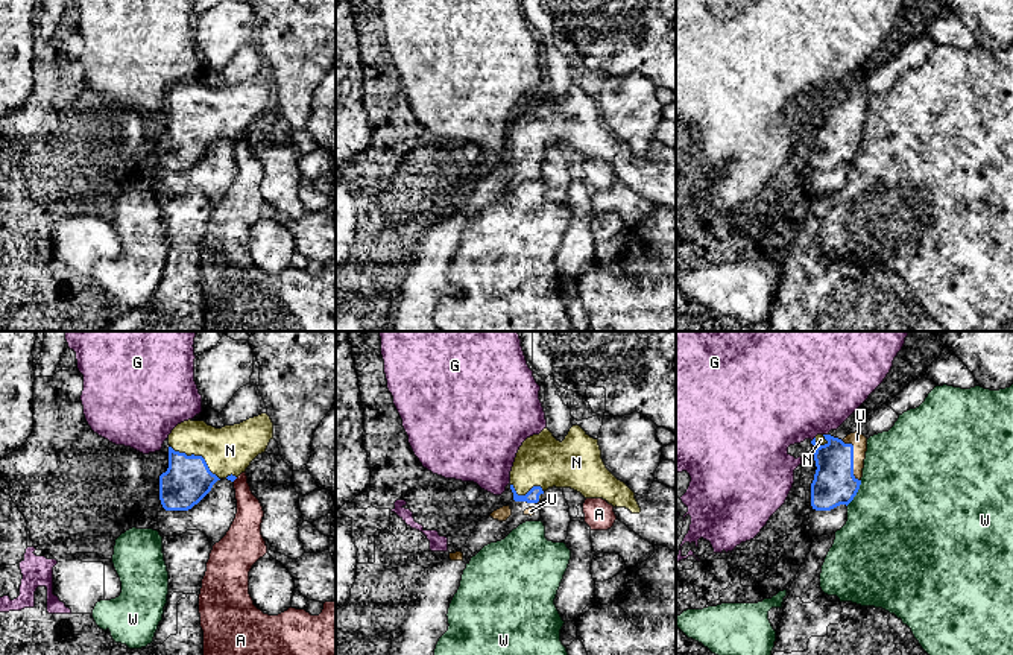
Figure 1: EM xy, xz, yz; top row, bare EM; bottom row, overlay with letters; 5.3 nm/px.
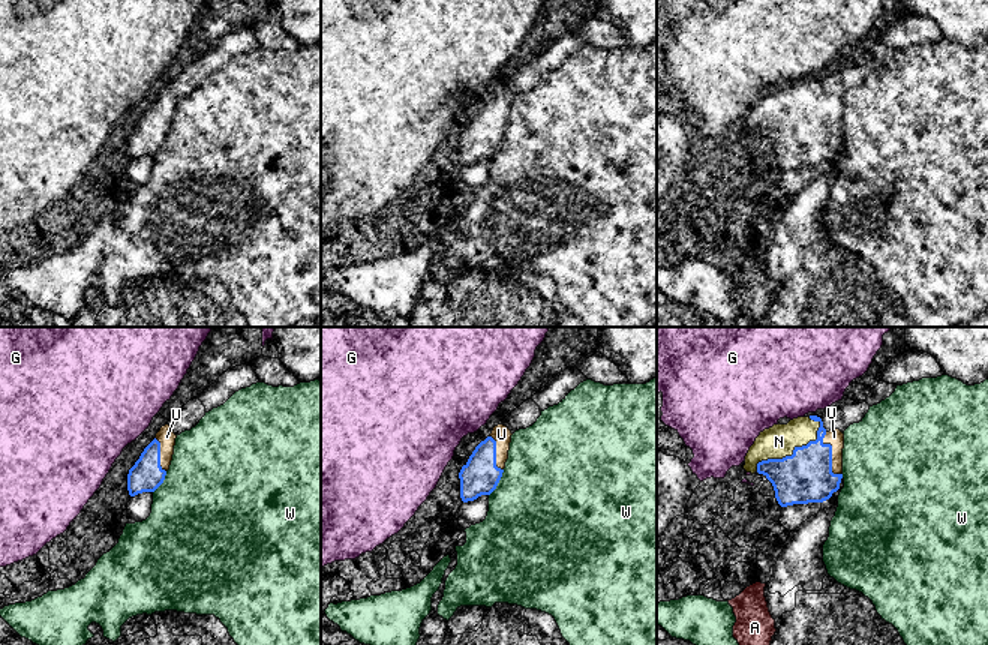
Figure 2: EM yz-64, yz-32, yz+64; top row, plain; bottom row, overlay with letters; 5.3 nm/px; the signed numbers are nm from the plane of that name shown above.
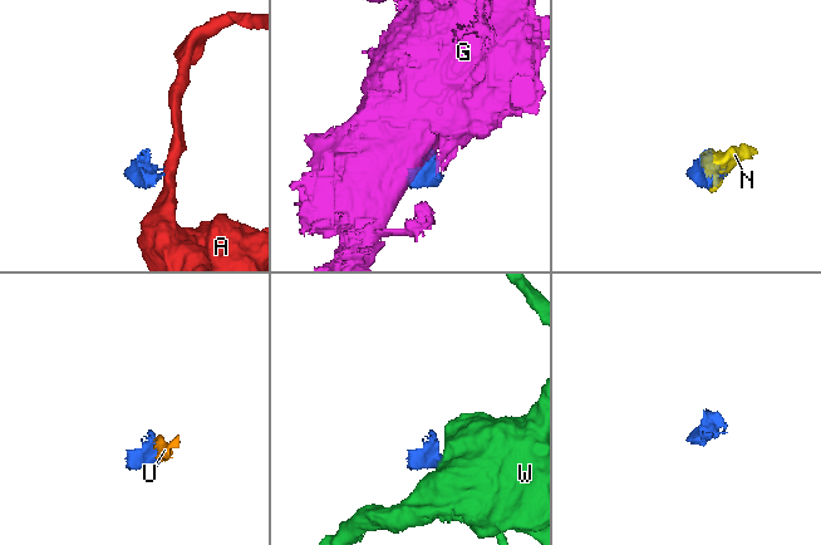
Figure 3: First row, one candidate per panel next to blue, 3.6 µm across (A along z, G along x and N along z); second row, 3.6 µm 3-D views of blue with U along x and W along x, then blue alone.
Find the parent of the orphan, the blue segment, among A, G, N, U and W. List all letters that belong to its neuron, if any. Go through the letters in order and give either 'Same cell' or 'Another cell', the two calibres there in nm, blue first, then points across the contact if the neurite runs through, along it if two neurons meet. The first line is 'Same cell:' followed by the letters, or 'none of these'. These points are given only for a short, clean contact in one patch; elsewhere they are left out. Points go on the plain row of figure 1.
Same cell: N, U
A: Another cell. Thickness 40 nm (blue) against 150 nm. Boundary: xy (237, 137), (233, 140)
G: Another cell. Thickness 220 nm (blue) against 480 nm. Boundary: yz (823, 93), (826, 94)
N: Same cell. Thickness 240 nm (blue) against 260 nm
U: Same cell. Thickness 220 nm (blue) against 80 nm. Path across: yz (834, 143), (839, 131), (852, 117), (857, 99)
W: Another cell. Thickness 220 nm (blue) against 500 nm. Boundary: yz (861, 140), (857, 154), (846, 164)

